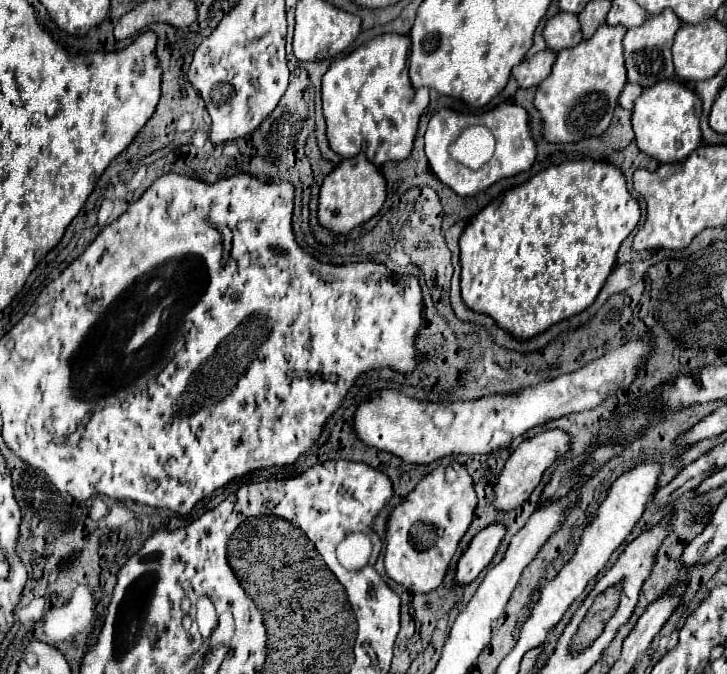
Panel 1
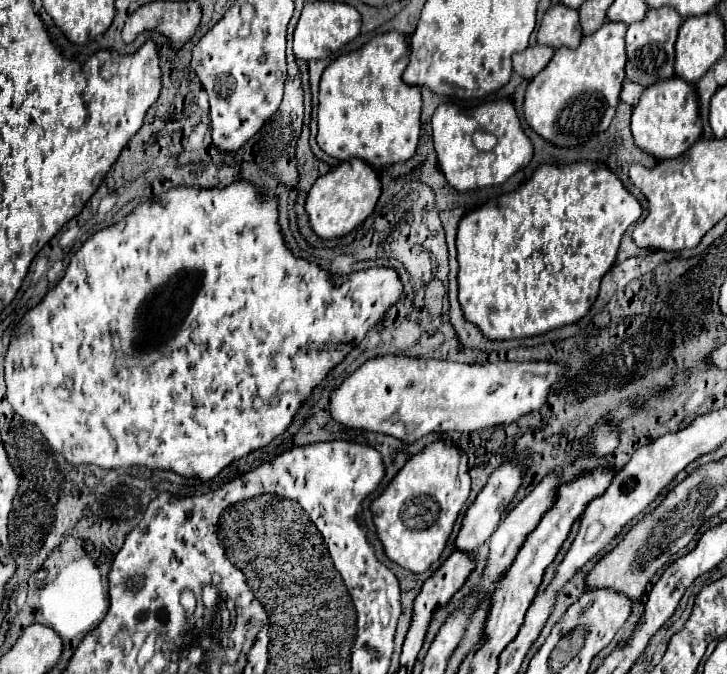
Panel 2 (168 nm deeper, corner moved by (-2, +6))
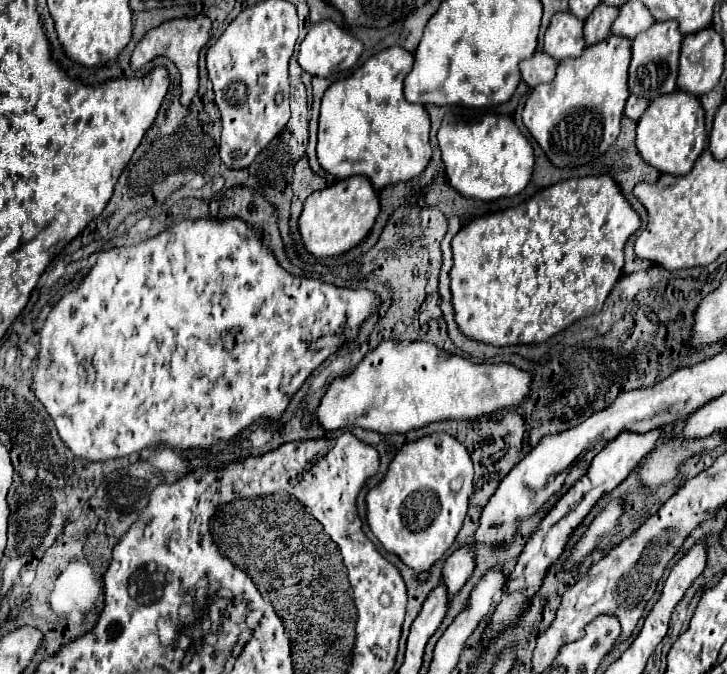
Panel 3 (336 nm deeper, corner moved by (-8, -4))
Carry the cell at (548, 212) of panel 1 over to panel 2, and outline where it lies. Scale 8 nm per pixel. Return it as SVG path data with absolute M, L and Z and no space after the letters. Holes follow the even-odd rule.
M590 161L564 165L564 167L542 165L514 193L502 195L496 201L488 201L486 205L466 213L462 217L462 221L460 221L460 225L458 225L458 233L456 233L456 247L458 247L458 301L462 305L466 321L474 323L482 331L482 335L486 339L532 337L532 335L540 335L540 333L546 333L550 329L580 321L582 317L588 315L592 303L596 301L598 287L600 287L600 281L602 281L604 273L616 263L616 253L618 253L618 245L620 245L620 239L622 239L624 231L634 221L638 221L640 215L642 215L642 209L640 209L638 199L622 185L622 181L606 165L598 165L598 163L590 163Z

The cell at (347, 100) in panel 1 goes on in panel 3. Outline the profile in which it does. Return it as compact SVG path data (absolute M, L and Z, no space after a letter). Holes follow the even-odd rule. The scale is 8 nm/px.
M388 47L374 57L370 57L360 69L356 69L350 77L332 83L322 99L320 109L320 127L318 127L318 161L320 165L332 173L336 179L346 179L352 175L366 175L374 189L382 189L392 183L410 181L418 177L432 155L428 133L430 133L430 117L424 105L414 105L404 99L402 81L410 73L414 63L414 55L402 47Z

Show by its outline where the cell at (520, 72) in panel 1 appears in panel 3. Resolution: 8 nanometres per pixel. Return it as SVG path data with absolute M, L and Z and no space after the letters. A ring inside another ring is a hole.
M536 51L530 59L524 59L520 63L520 73L528 87L536 87L540 83L550 83L556 75L556 67L558 67L556 59L544 55L542 51Z

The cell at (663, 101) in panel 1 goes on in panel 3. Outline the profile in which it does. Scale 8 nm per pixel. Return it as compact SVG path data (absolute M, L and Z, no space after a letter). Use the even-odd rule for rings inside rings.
M680 89L656 97L638 121L636 147L642 159L656 167L660 173L686 175L700 153L706 149L706 129L704 129L704 109L698 97L688 95Z

